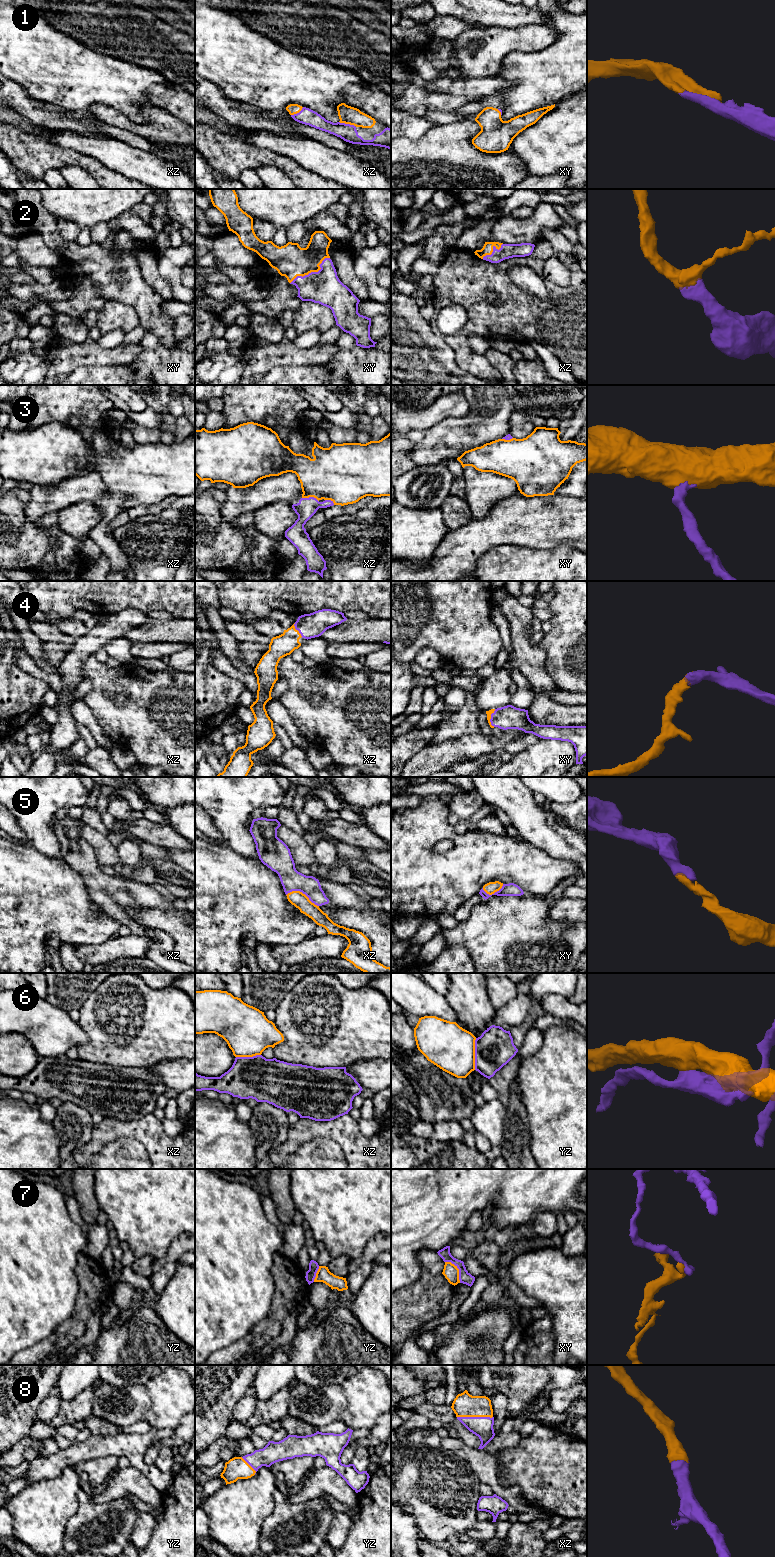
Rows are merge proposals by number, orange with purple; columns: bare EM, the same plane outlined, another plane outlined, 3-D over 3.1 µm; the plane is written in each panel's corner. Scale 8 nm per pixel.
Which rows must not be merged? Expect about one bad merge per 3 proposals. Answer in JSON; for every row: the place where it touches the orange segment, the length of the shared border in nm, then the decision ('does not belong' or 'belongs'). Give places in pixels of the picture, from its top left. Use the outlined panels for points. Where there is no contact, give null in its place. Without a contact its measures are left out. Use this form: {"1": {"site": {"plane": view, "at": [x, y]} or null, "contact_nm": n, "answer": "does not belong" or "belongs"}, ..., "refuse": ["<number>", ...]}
{"1": {"site": {"plane": "xz", "at": [347, 123]}, "contact_nm": 130, "answer": "belongs"}, "2": {"site": {"plane": "xy", "at": [312, 271]}, "contact_nm": 380, "answer": "belongs"}, "3": {"site": {"plane": "xz", "at": [310, 496]}, "contact_nm": 140, "answer": "belongs"}, "4": {"site": {"plane": "xy", "at": [490, 718]}, "contact_nm": 150, "answer": "belongs"}, "5": {"site": {"plane": "xz", "at": [301, 892]}, "contact_nm": 280, "answer": "belongs"}, "6": {"site": {"plane": "yz", "at": [474, 1054]}, "contact_nm": 260, "answer": "does not belong"}, "7": {"site": {"plane": "xy", "at": [458, 1269]}, "contact_nm": 220, "answer": "does not belong"}, "8": {"site": {"plane": "xz", "at": [475, 1416]}, "contact_nm": 280, "answer": "belongs"}, "refuse": ["6", "7"]}

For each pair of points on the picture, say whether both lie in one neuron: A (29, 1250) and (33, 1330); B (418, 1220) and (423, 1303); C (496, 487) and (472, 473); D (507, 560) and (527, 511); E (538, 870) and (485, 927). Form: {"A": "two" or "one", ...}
{"A": "one", "B": "two", "C": "one", "D": "two", "E": "two"}

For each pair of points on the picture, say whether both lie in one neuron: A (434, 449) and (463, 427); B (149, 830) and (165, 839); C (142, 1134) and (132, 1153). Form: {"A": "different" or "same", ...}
{"A": "same", "B": "same", "C": "different"}

